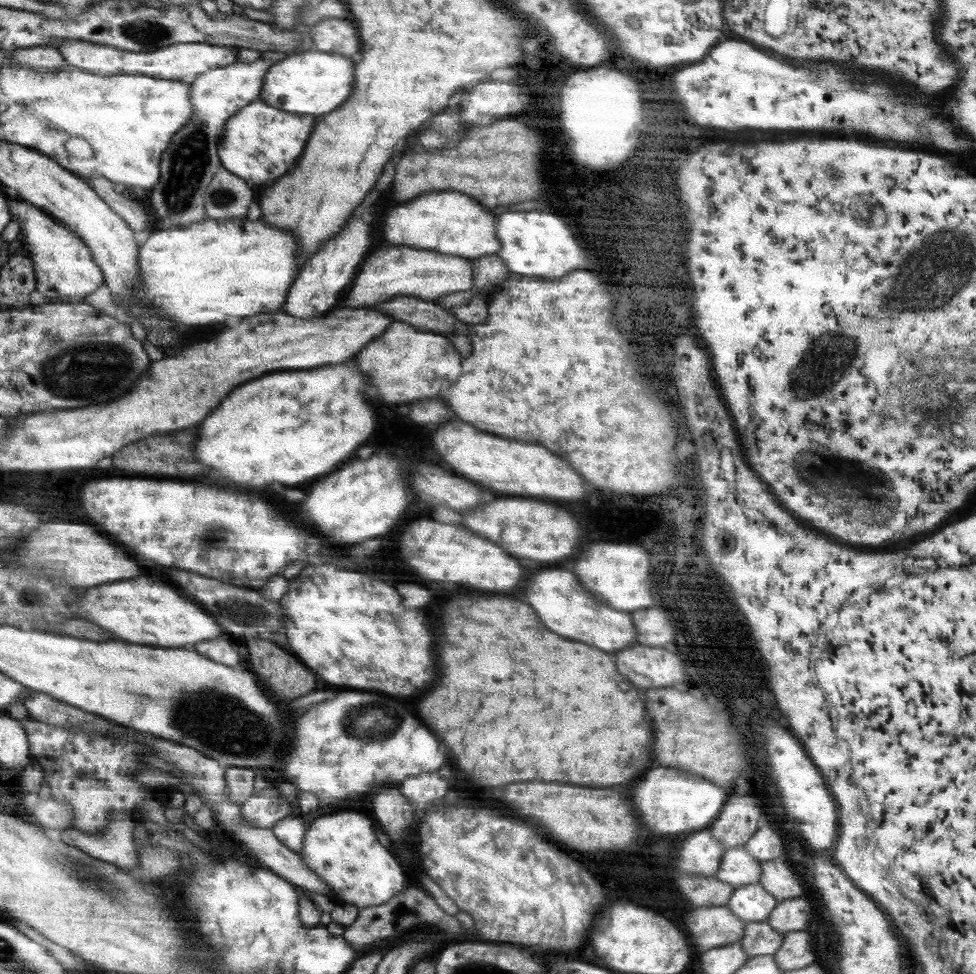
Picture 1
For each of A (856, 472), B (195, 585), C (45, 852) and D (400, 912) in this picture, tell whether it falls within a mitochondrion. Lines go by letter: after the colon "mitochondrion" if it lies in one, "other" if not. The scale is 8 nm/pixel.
A: other
B: other
C: mitochondrion
D: mitochondrion

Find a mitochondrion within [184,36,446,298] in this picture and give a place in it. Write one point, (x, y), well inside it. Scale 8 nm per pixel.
(225, 196)

